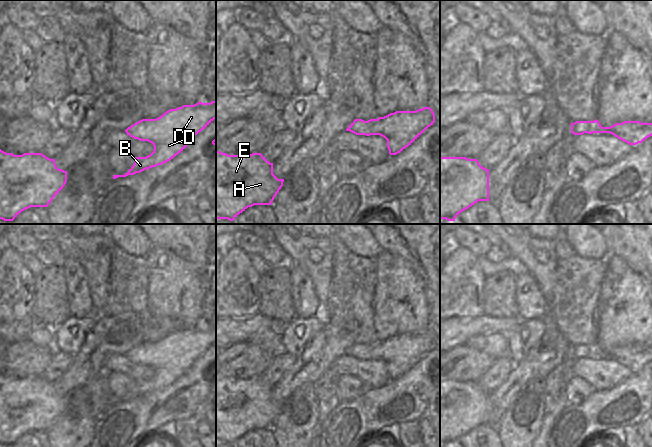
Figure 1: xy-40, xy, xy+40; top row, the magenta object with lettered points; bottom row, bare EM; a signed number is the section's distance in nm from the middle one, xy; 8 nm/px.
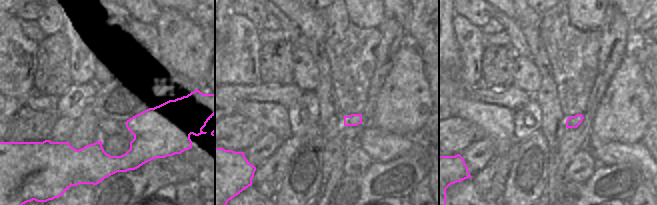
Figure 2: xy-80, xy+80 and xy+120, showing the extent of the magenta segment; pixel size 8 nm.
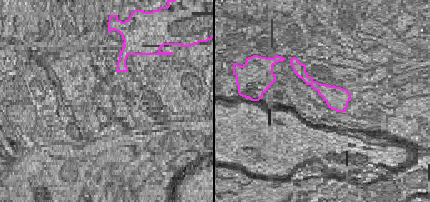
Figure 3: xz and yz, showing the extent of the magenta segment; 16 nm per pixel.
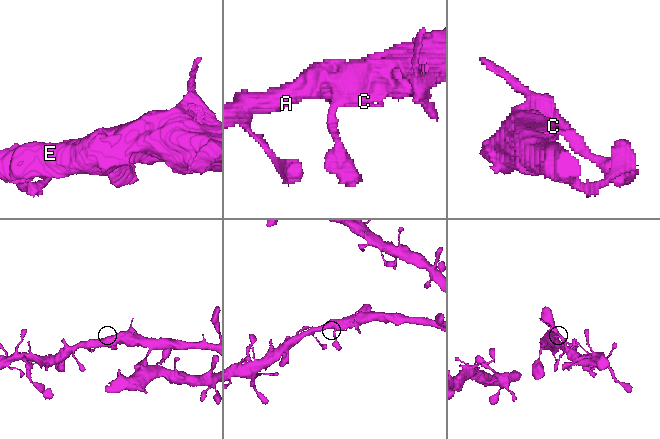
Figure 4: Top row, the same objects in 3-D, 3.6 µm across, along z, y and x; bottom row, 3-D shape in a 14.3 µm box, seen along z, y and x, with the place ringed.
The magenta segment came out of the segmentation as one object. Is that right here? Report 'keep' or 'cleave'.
keep

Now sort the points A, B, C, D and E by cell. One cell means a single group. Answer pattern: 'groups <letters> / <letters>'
groups A B C D E

